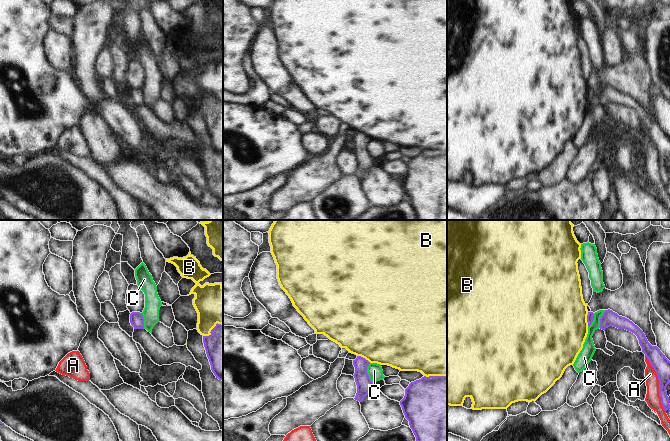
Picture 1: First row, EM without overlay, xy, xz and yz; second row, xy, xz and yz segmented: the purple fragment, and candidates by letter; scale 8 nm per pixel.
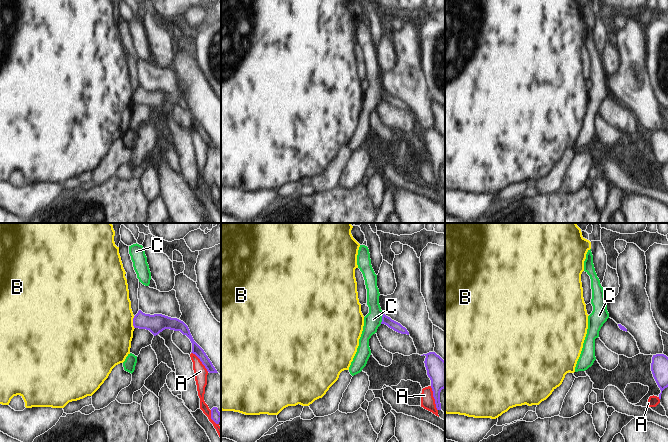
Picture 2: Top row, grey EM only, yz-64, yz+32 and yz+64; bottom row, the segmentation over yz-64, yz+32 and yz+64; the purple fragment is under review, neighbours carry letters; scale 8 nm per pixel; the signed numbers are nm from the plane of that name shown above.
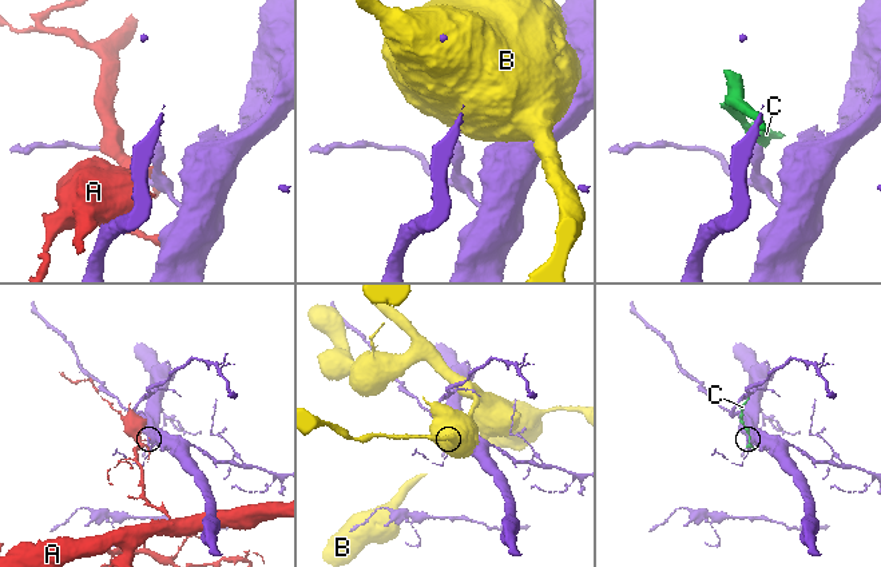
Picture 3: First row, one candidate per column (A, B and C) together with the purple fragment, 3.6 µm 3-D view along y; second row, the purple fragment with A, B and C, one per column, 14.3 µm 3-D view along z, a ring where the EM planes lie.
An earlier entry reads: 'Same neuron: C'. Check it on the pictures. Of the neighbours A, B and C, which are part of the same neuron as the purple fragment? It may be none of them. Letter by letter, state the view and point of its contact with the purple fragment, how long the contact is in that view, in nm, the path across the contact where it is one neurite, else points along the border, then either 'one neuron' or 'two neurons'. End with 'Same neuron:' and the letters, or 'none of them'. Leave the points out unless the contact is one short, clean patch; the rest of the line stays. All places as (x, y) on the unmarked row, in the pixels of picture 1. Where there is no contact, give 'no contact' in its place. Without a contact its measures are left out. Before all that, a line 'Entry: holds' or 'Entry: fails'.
Entry: fails
A: contact yz (659, 159); length 480 nm; two neurons
B: contact yz (587, 95); length 110 nm; two neurons
C: contact xz (366, 149); length 170 nm; border xz (369, 139), (367, 151), (374, 158); two neurons
Same neuron: none of them

